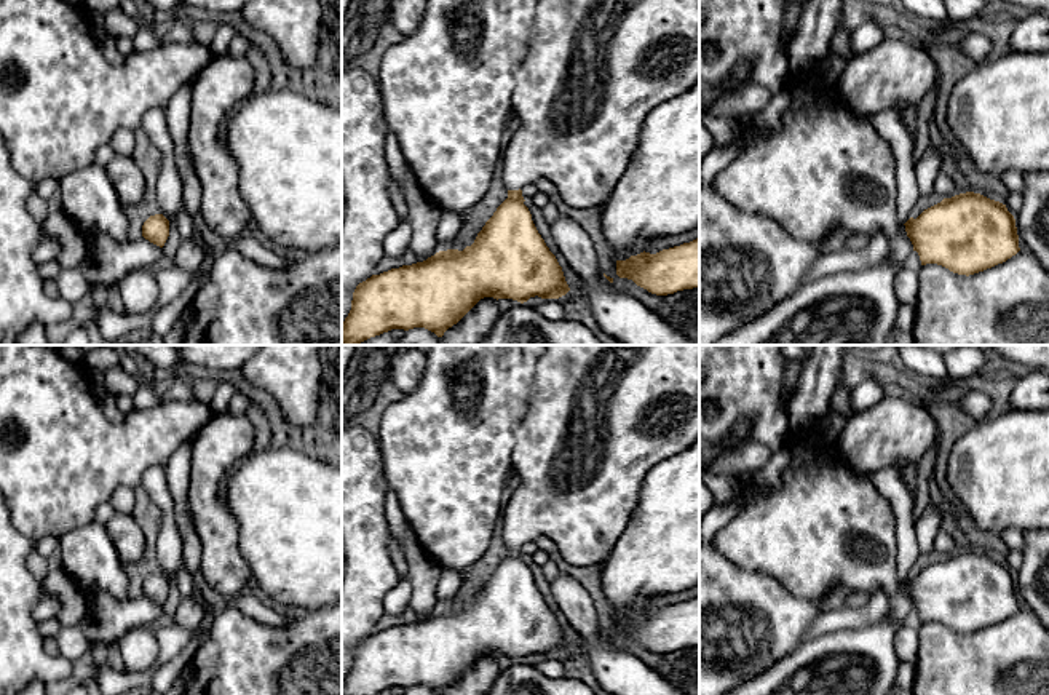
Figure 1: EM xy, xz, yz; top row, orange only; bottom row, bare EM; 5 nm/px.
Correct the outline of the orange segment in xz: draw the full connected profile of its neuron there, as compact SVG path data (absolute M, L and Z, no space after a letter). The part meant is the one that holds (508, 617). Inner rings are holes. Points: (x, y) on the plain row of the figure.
M546 345L535 369L525 415L514 428L513 470L521 483L503 506L508 556L463 609L439 609L423 620L391 626L359 641L342 695L375 695L391 687L425 685L442 695L481 657L559 657L570 645L562 625L538 591L522 546L548 537L576 567L604 562L624 532L639 500L643 476L659 462L685 451L699 436L699 345Z

